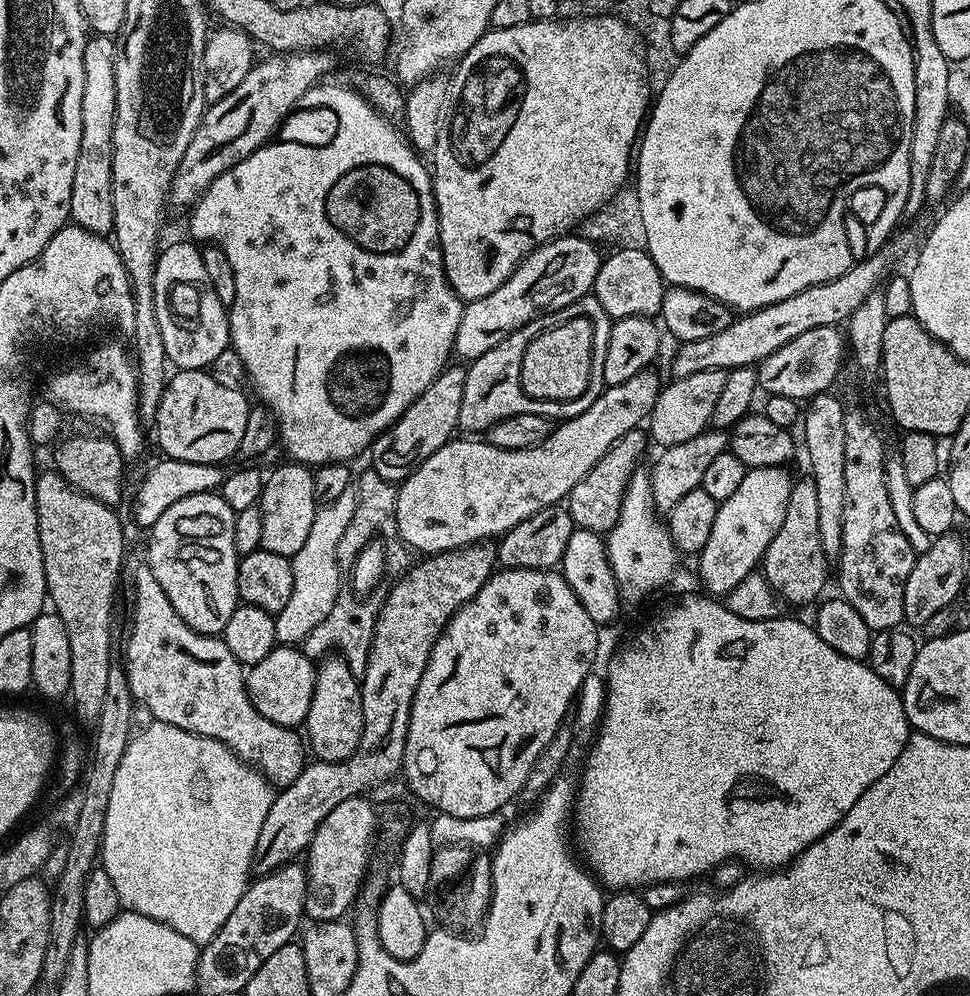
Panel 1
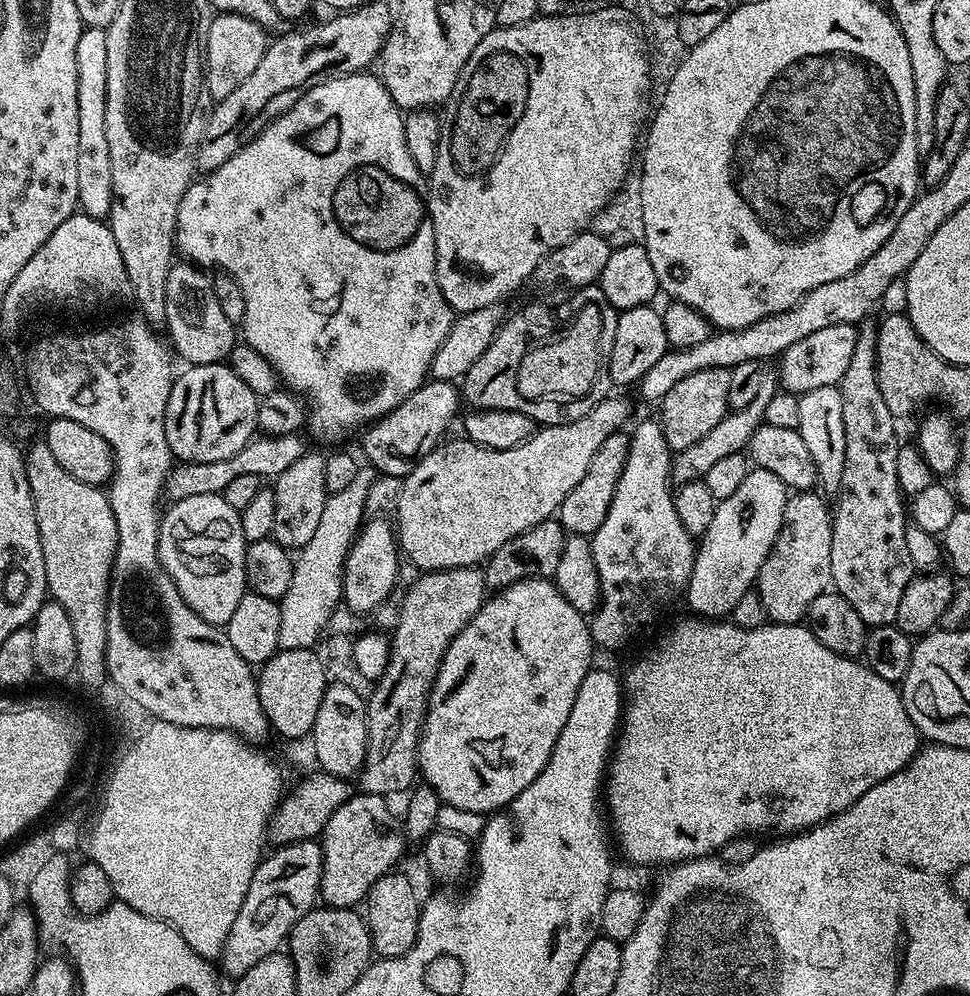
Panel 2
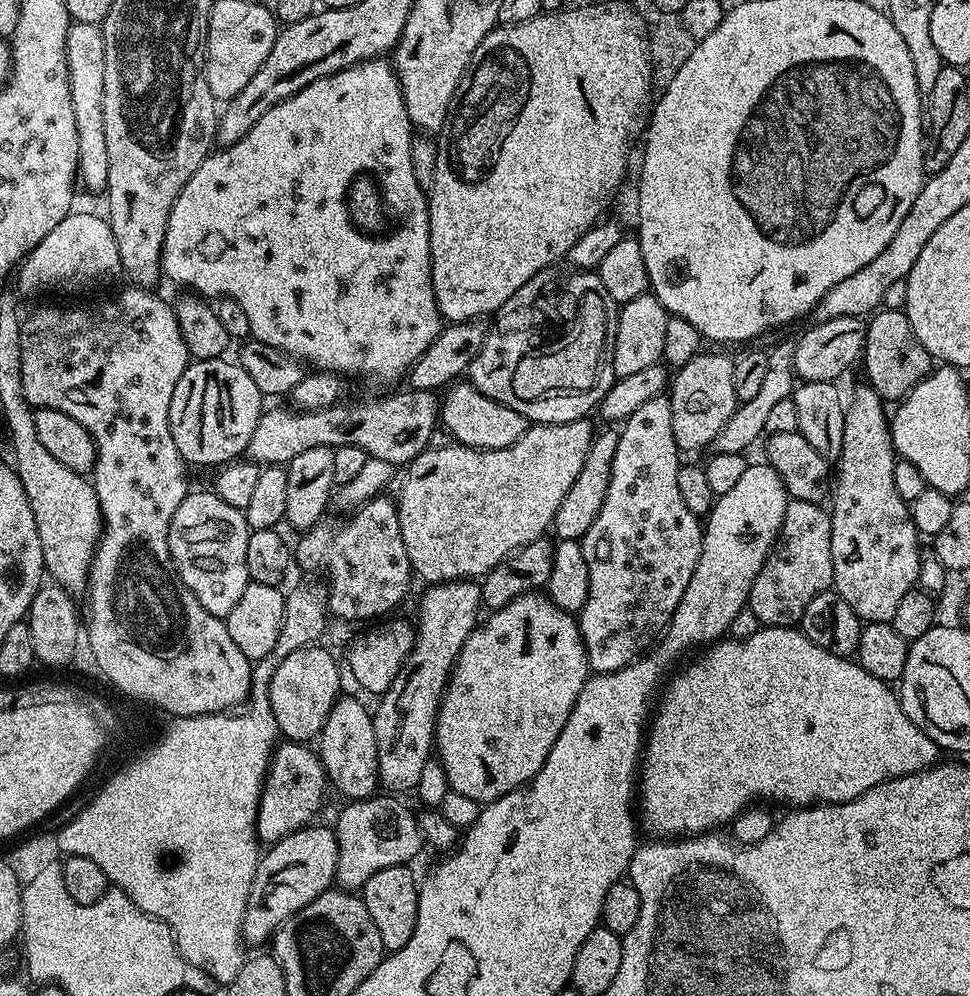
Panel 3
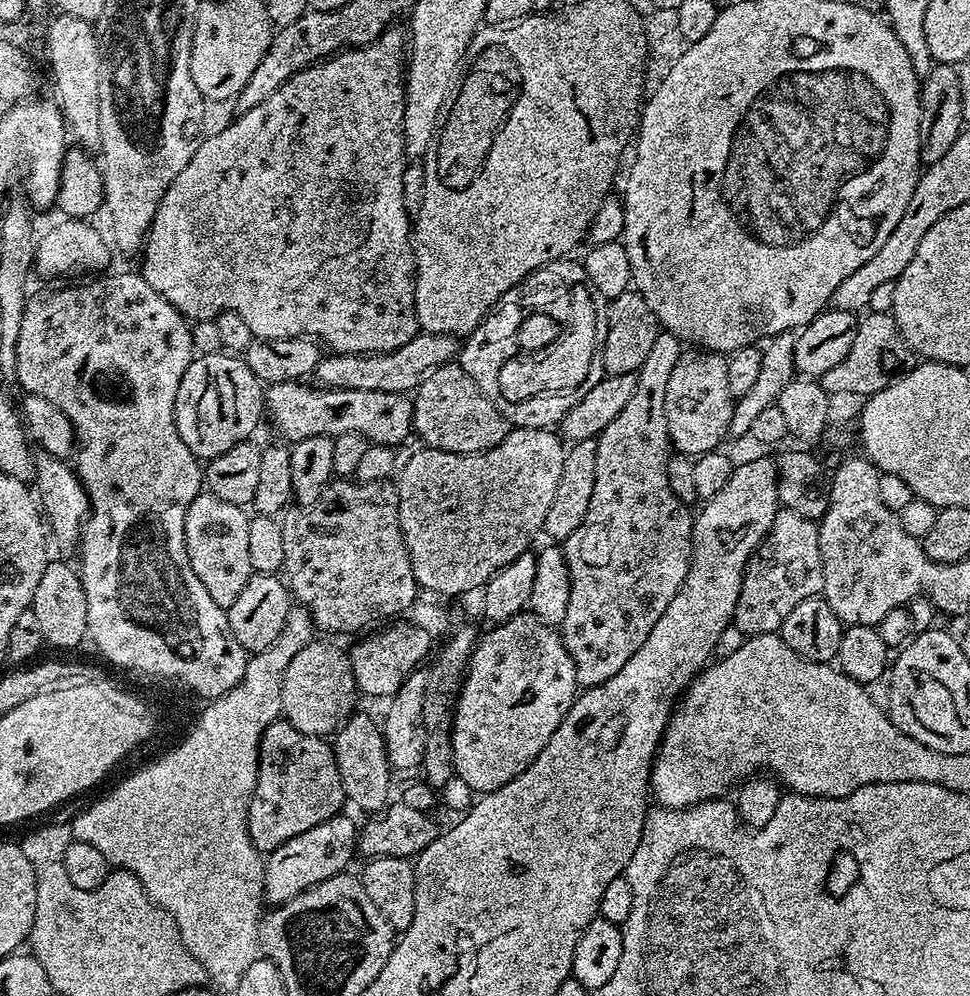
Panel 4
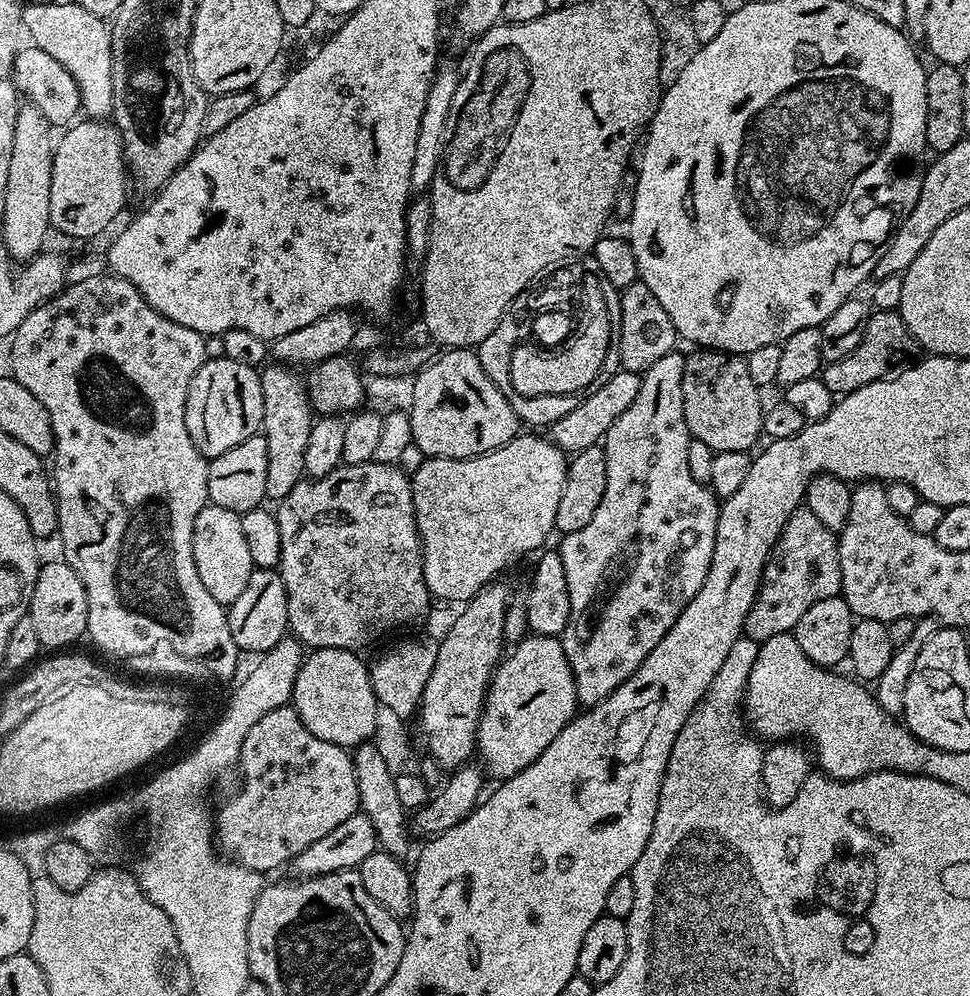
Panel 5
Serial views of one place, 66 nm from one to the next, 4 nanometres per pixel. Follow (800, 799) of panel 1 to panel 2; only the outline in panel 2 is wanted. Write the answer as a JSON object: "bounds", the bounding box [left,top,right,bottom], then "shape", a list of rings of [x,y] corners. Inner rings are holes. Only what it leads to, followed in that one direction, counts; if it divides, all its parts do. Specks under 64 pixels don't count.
{"bounds":[606,618,922,866],"shape":[[[688,618],[692,620],[680,620],[664,637],[660,640],[657,648],[652,648],[641,660],[636,660],[628,668],[628,673],[622,676],[622,691],[624,694],[624,711],[622,713],[622,723],[616,737],[610,757],[610,767],[606,773],[606,816],[610,821],[610,832],[614,837],[615,847],[632,864],[660,864],[659,866],[671,866],[682,864],[686,860],[698,860],[701,856],[710,856],[719,853],[719,848],[727,846],[731,840],[736,840],[739,836],[744,836],[747,832],[784,832],[780,834],[795,834],[804,831],[805,828],[813,828],[816,824],[821,824],[823,820],[828,820],[831,816],[837,816],[842,810],[846,810],[866,790],[878,786],[886,778],[898,774],[910,761],[915,758],[917,752],[922,747],[922,737],[917,732],[914,722],[910,722],[910,714],[906,714],[906,706],[901,689],[896,684],[886,682],[886,678],[878,678],[874,670],[870,670],[868,665],[859,659],[851,656],[839,656],[834,654],[834,650],[826,650],[818,638],[814,638],[811,628],[803,623],[798,624],[758,624],[755,626],[741,626],[735,622],[725,622],[720,618]]]}

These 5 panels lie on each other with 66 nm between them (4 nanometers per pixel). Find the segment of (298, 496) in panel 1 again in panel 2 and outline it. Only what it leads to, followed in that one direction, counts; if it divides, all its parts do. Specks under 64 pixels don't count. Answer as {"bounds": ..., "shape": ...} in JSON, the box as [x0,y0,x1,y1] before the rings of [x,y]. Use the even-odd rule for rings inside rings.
{"bounds":[271,451,329,550],"shape":[[[305,451],[298,462],[286,466],[280,476],[275,477],[272,493],[274,494],[274,526],[271,539],[277,540],[282,547],[289,550],[299,550],[306,546],[306,542],[314,535],[314,530],[322,515],[323,504],[329,492],[324,486],[326,466],[321,453]]]}

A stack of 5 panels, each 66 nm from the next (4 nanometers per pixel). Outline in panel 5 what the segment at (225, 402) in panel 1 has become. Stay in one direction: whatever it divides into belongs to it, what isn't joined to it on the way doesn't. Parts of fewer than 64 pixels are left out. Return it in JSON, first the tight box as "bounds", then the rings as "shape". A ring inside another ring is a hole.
{"bounds":[184,354,264,458],"shape":[[[223,354],[217,360],[205,359],[204,364],[192,375],[184,406],[186,430],[194,446],[211,458],[226,454],[238,442],[257,435],[264,422],[264,391],[260,372],[239,362],[230,362]]]}

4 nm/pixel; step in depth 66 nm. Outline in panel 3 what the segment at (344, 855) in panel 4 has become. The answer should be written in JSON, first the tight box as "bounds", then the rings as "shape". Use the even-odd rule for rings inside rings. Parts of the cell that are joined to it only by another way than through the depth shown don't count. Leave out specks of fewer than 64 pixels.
{"bounds":[240,827,338,945],"shape":[[[316,827],[300,828],[297,832],[290,833],[286,838],[282,838],[278,843],[271,845],[267,849],[268,853],[265,856],[263,853],[257,859],[254,882],[250,886],[250,898],[248,899],[242,930],[240,931],[245,945],[267,945],[272,939],[273,932],[280,925],[284,924],[298,910],[302,910],[310,902],[314,902],[314,898],[318,898],[323,892],[329,891],[333,887],[336,877],[336,863],[338,862],[336,833],[331,827]]]}

